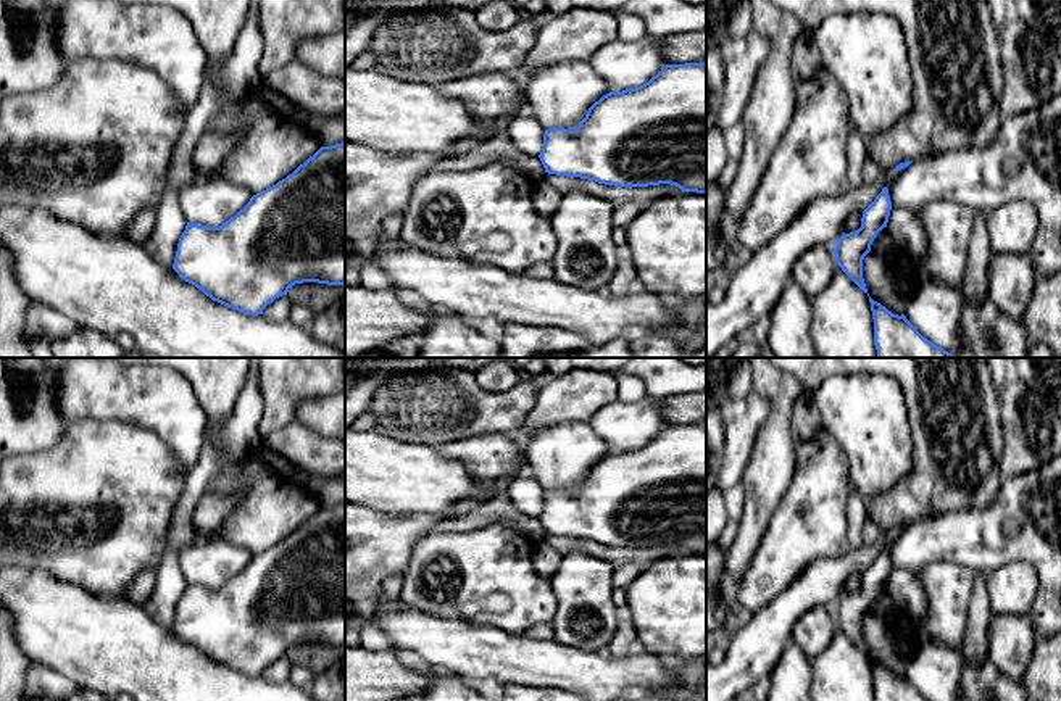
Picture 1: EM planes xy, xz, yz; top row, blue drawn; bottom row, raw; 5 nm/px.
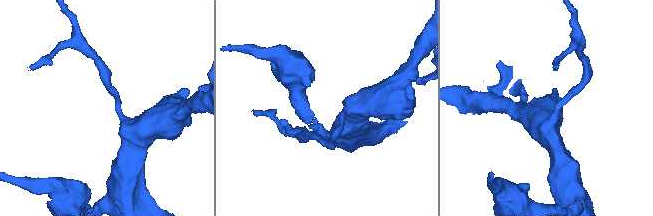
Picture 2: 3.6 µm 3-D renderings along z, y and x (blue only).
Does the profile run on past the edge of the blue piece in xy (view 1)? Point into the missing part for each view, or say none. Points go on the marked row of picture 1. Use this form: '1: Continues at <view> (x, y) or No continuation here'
1: No continuation here

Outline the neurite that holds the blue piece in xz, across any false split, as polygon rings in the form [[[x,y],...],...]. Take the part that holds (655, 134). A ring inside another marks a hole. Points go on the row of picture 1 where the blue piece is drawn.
[[[706,63],[666,64],[637,89],[603,95],[572,131],[564,127],[545,131],[539,158],[548,174],[616,187],[671,184],[682,192],[706,193]]]

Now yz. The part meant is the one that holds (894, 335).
[[[869,297],[877,358],[953,358],[922,337],[905,314],[898,316]]]

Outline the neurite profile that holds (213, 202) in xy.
[[[208,179],[185,185],[179,203],[187,222],[219,227],[234,218],[250,201],[253,193],[223,179]]]

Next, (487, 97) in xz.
[[[472,74],[435,87],[445,98],[463,102],[482,121],[529,114],[524,85],[514,76]]]

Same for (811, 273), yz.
[[[816,245],[797,259],[792,268],[792,277],[811,301],[830,282],[835,266],[837,261],[832,247]]]

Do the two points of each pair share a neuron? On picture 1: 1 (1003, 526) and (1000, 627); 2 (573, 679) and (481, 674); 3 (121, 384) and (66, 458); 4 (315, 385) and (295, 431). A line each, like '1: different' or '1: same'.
1: different
2: same
3: different
4: different

